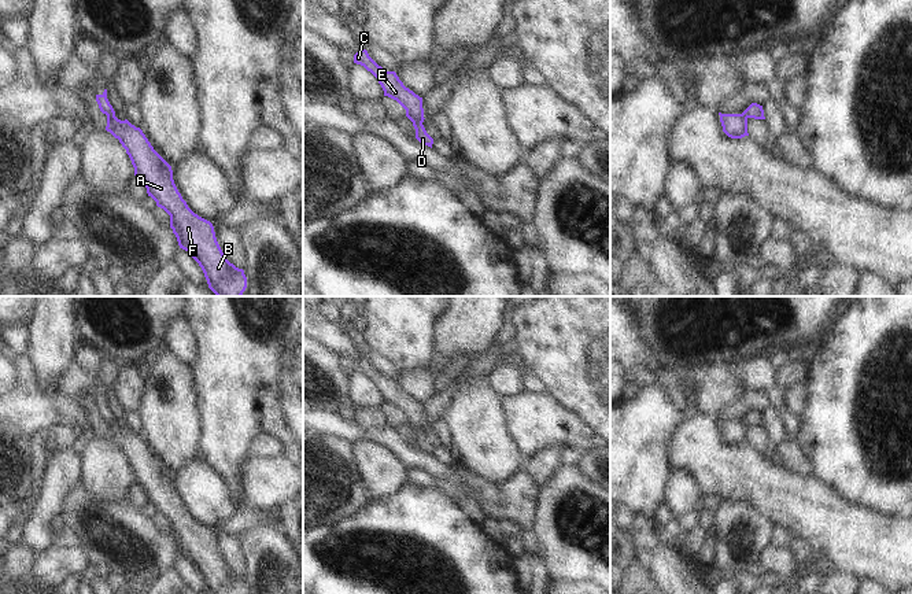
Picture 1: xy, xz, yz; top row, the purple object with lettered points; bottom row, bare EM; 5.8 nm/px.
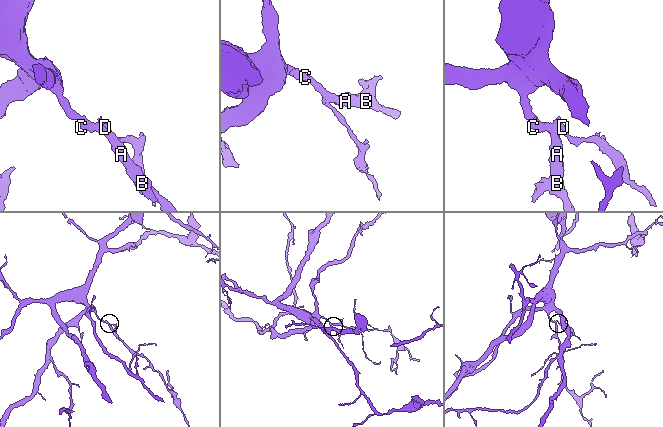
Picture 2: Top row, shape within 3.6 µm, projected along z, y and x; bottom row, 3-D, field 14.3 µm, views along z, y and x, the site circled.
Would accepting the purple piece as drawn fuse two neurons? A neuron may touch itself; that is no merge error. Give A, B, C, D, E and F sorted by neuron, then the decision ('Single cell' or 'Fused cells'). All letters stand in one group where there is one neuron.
Groups: A B C E F / D. Fused cells.

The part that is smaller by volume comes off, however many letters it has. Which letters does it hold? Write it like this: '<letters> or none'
D

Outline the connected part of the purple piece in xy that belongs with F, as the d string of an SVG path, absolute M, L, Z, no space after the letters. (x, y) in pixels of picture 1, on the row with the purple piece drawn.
M115 115L107 117L106 130L126 150L134 176L143 181L148 196L170 215L180 248L199 263L208 288L217 296L241 296L247 288L244 270L226 259L213 224L188 207L174 184L171 166L154 150L143 130Z

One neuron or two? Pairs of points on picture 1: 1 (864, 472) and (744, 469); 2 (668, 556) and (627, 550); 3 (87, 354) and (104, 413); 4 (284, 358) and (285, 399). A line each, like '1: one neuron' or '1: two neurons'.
1: two neurons
2: two neurons
3: one neuron
4: one neuron

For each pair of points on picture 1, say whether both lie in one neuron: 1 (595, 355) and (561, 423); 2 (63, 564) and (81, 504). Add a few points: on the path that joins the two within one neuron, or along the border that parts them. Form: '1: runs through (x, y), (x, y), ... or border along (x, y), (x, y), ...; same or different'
1: border along (545, 391), (593, 431); different
2: border along (78, 546), (88, 564); different

